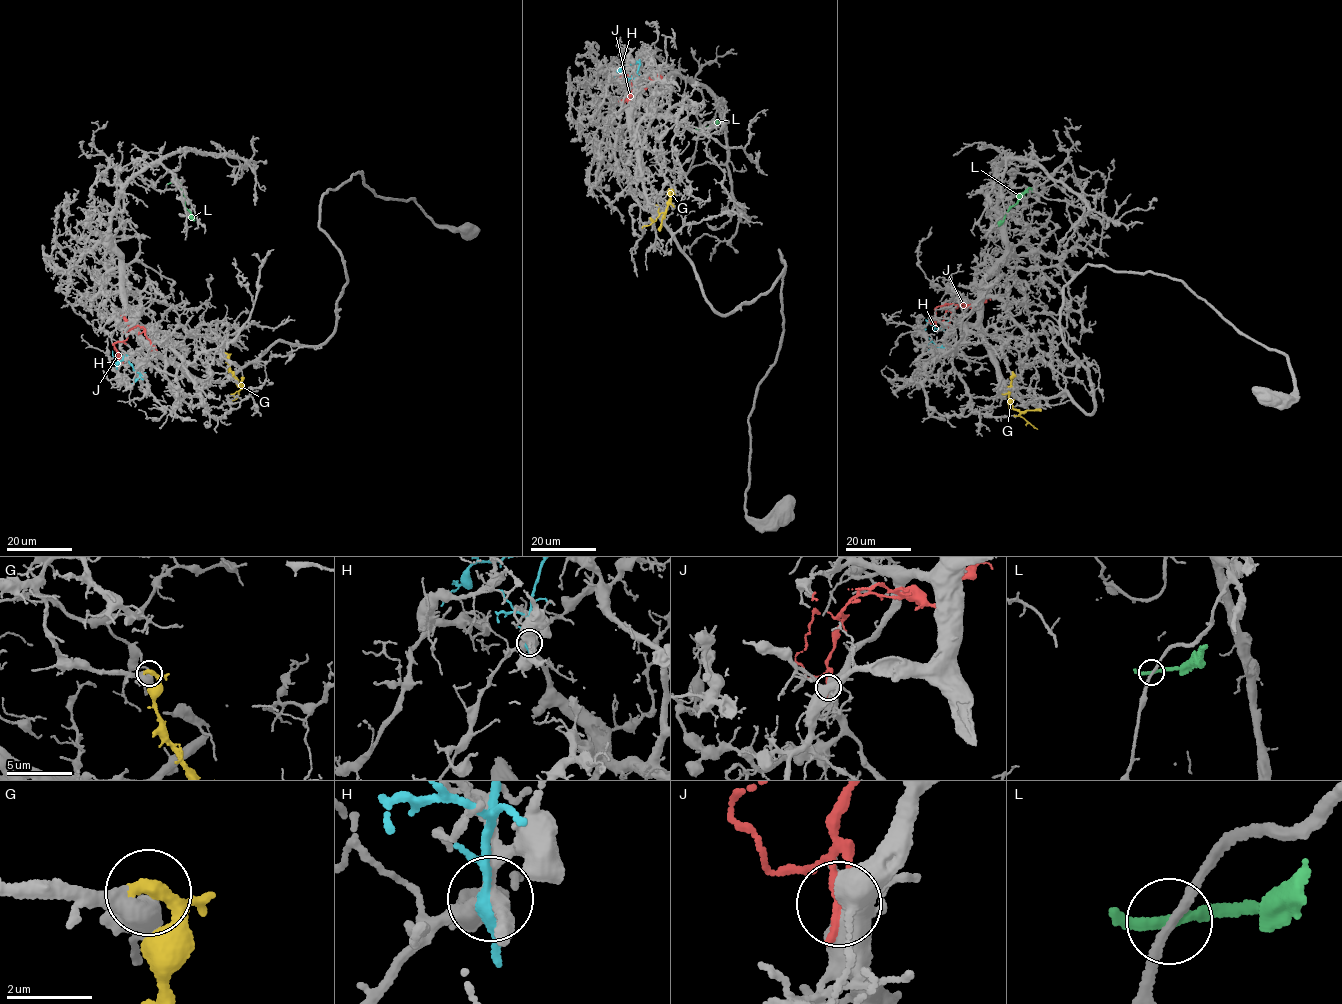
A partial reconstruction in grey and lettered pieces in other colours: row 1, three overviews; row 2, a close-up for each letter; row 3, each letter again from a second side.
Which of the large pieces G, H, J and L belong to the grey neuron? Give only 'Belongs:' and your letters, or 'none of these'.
Belongs: G

